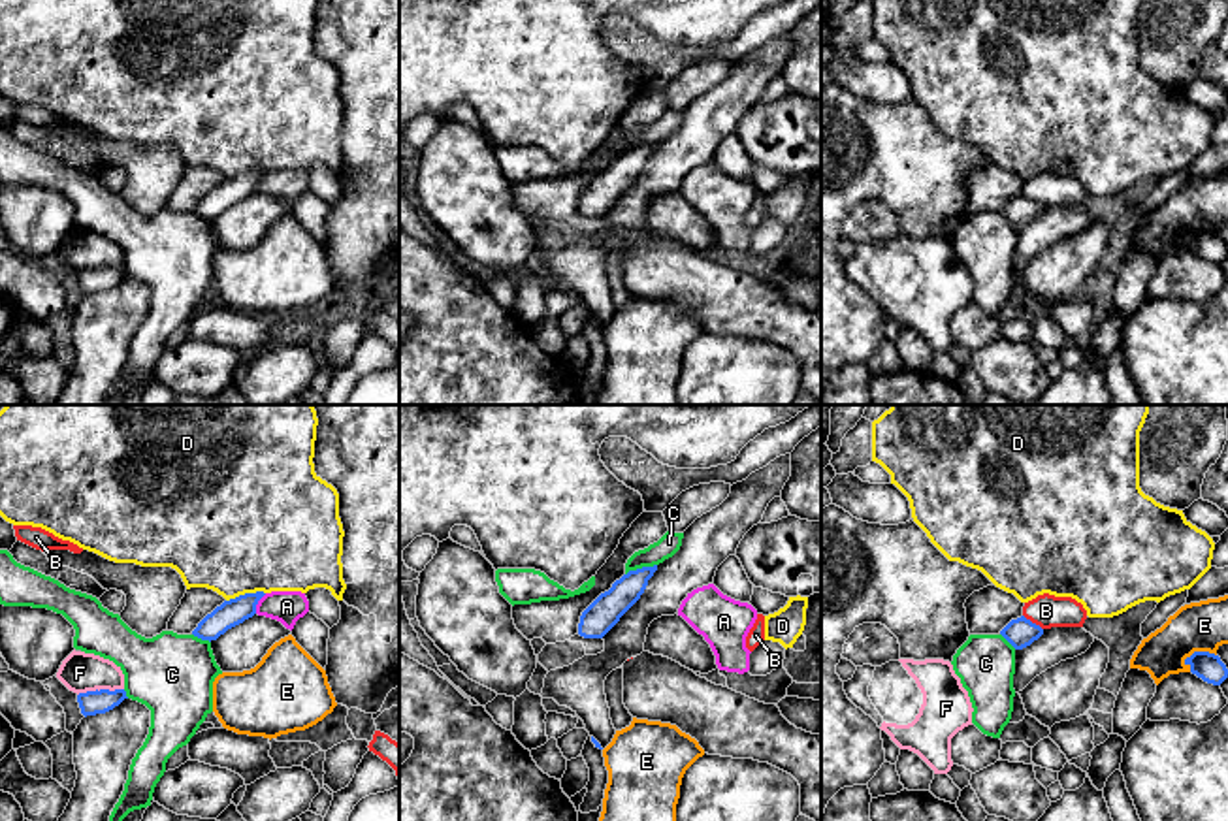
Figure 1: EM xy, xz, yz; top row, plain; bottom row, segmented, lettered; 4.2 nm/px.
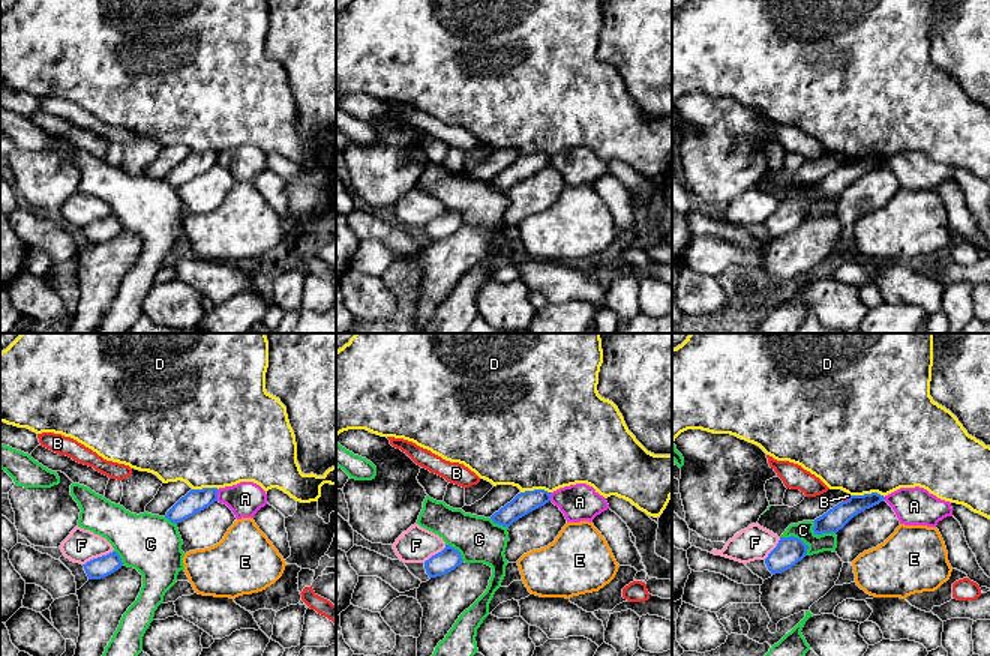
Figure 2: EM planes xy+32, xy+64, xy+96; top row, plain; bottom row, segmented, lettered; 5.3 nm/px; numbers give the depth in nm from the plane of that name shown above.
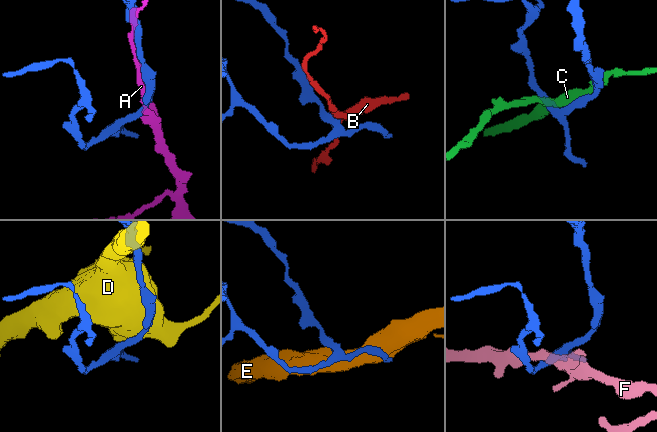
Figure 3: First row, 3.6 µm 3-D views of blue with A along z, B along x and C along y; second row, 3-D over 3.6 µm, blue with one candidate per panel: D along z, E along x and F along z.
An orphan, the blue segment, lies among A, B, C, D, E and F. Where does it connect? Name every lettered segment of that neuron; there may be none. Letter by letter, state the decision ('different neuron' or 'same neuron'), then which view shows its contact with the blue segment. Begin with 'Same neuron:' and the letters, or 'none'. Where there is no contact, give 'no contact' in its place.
Same neuron: C
A: different neuron; contact in xy
B: different neuron; contact in yz
C: same neuron; contact in xz
D: different neuron; contact in xy
E: different neuron; contact in yz
F: different neuron; contact in xy

